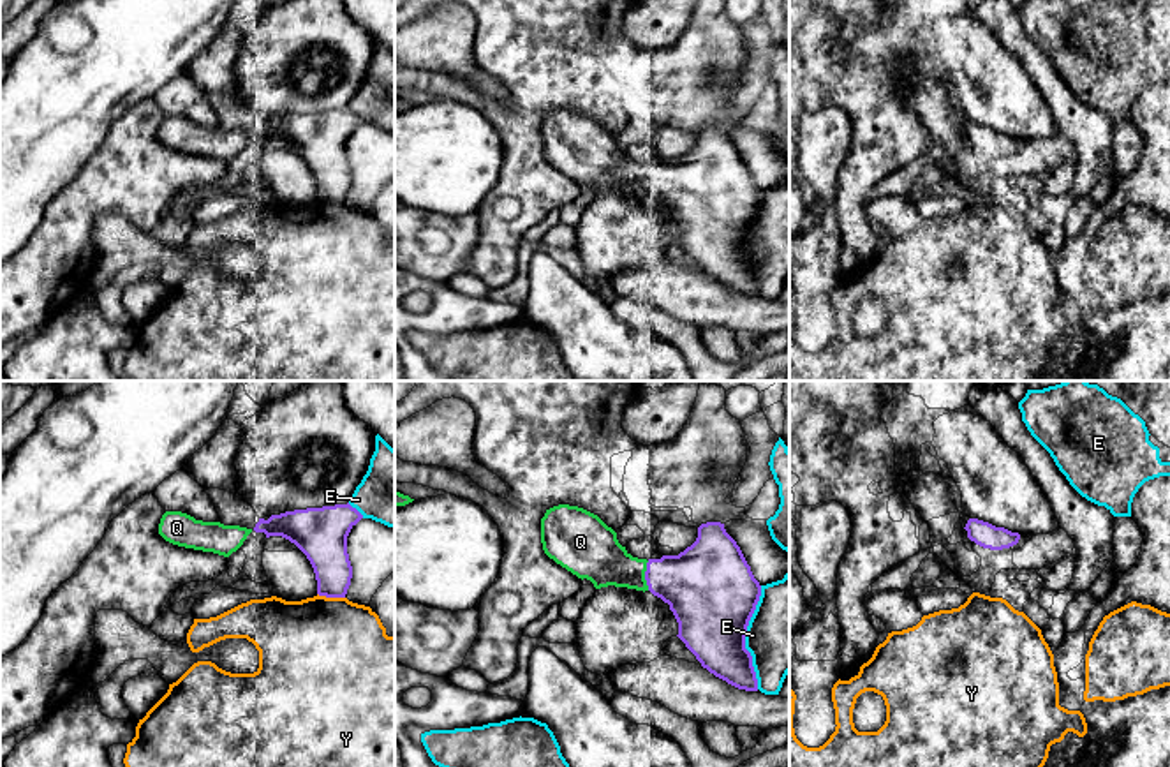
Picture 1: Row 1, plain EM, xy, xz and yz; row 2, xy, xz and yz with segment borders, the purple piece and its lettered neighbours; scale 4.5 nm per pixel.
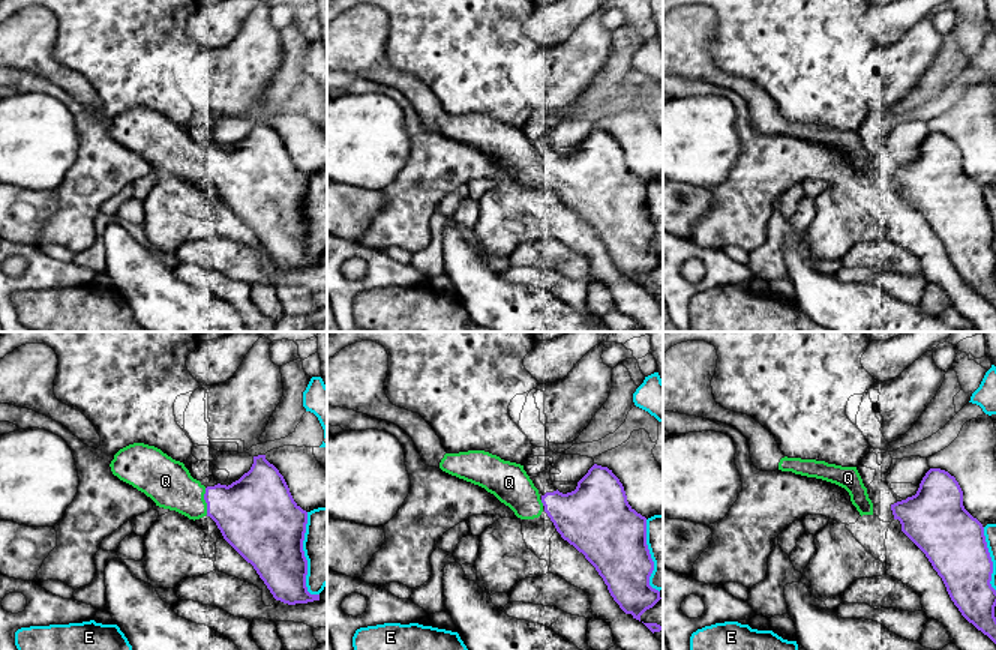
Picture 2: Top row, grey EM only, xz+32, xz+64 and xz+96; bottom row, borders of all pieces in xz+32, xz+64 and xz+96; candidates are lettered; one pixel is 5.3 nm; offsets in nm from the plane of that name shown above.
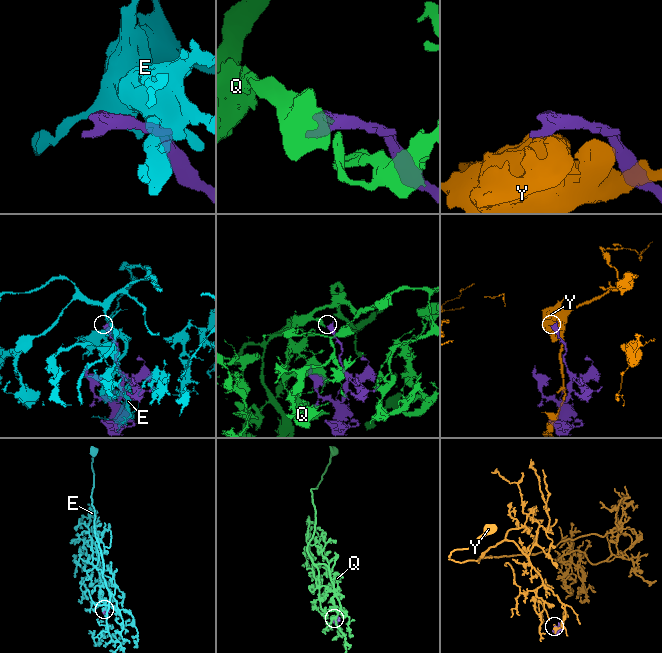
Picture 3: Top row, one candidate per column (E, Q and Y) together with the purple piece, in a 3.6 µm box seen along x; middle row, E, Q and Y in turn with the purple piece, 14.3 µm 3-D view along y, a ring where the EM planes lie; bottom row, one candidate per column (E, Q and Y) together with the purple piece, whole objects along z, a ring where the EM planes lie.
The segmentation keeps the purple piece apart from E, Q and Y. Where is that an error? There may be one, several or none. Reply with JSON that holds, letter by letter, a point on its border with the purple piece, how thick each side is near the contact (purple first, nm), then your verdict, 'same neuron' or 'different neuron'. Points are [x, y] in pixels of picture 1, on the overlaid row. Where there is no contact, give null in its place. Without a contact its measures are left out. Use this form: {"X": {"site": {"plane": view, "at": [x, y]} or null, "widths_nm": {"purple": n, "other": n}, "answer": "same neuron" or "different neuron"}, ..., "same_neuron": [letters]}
{"E": {"site": {"plane": "xz", "at": [744, 637]}, "widths_nm": {"purple": 400, "other": 360}, "answer": "different neuron"}, "Q": {"site": {"plane": "xz", "at": [645, 575]}, "widths_nm": {"purple": 340, "other": 240}, "answer": "same neuron"}, "Y": {"site": {"plane": "xy", "at": [332, 596]}, "widths_nm": {"purple": 200, "other": 500}, "answer": "different neuron"}, "same_neuron": ["Q"]}

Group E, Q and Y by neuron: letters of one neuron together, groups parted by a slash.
E / Q / Y

